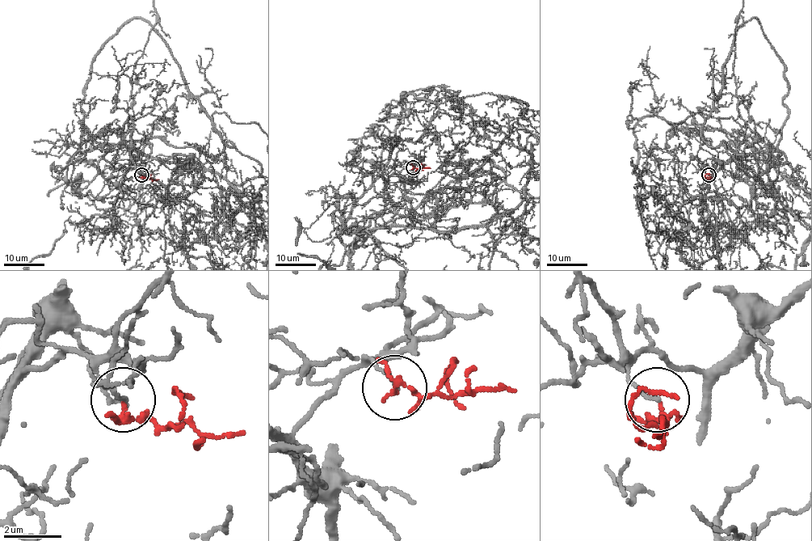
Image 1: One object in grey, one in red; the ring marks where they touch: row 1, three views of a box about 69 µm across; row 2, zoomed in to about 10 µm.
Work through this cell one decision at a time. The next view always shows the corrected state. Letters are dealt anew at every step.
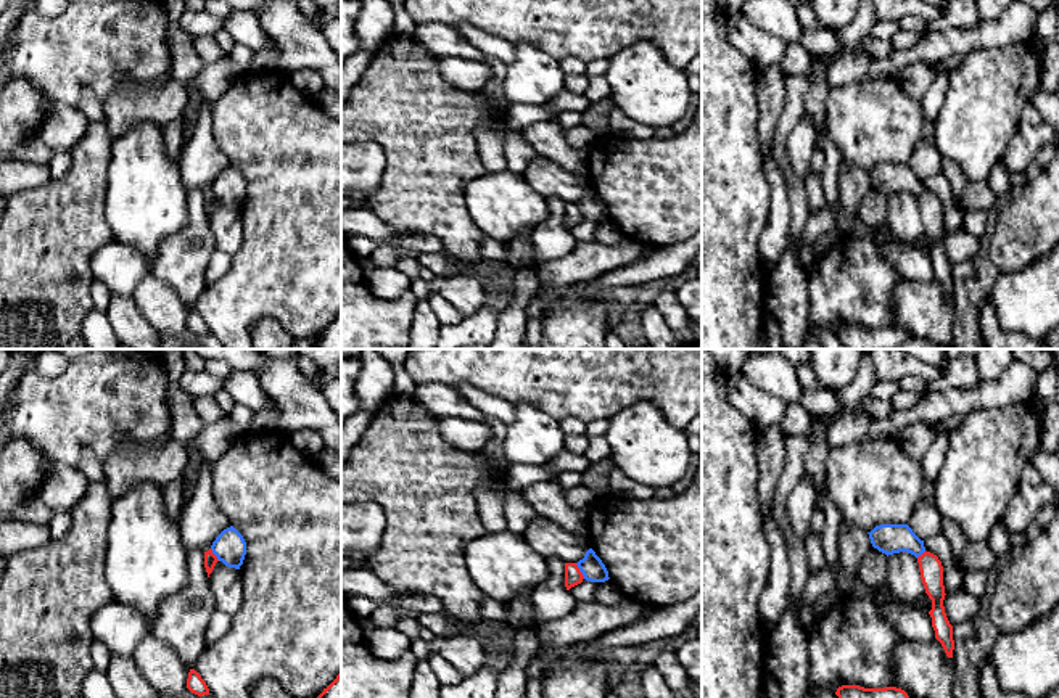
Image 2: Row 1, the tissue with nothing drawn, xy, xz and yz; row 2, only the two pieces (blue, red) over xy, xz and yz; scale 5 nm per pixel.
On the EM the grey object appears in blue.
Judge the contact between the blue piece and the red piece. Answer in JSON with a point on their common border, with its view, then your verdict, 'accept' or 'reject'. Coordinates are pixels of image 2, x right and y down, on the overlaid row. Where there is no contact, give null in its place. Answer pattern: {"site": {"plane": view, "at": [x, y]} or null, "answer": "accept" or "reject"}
{"site": {"plane": "xz", "at": [580, 570]}, "answer": "reject"}

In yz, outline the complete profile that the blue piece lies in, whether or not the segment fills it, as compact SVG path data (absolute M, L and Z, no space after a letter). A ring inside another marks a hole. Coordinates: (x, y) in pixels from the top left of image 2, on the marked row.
M880 524L867 534L872 547L887 556L908 552L917 558L925 552L924 540L908 524Z

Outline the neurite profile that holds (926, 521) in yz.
M921 502L916 505L908 526L921 540L924 540L935 534L942 534L943 516L938 513L933 503Z

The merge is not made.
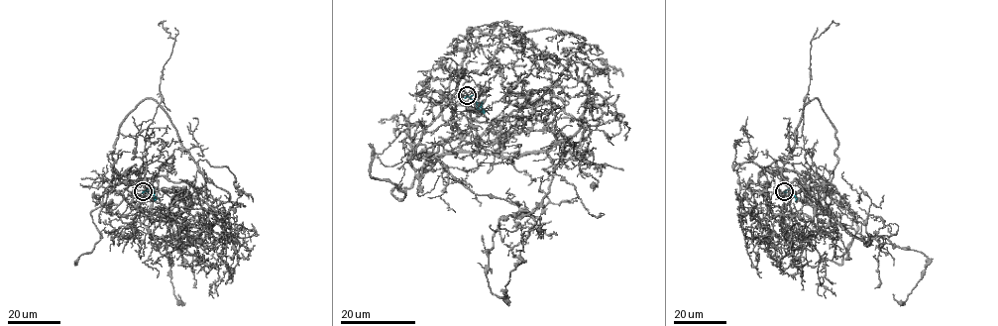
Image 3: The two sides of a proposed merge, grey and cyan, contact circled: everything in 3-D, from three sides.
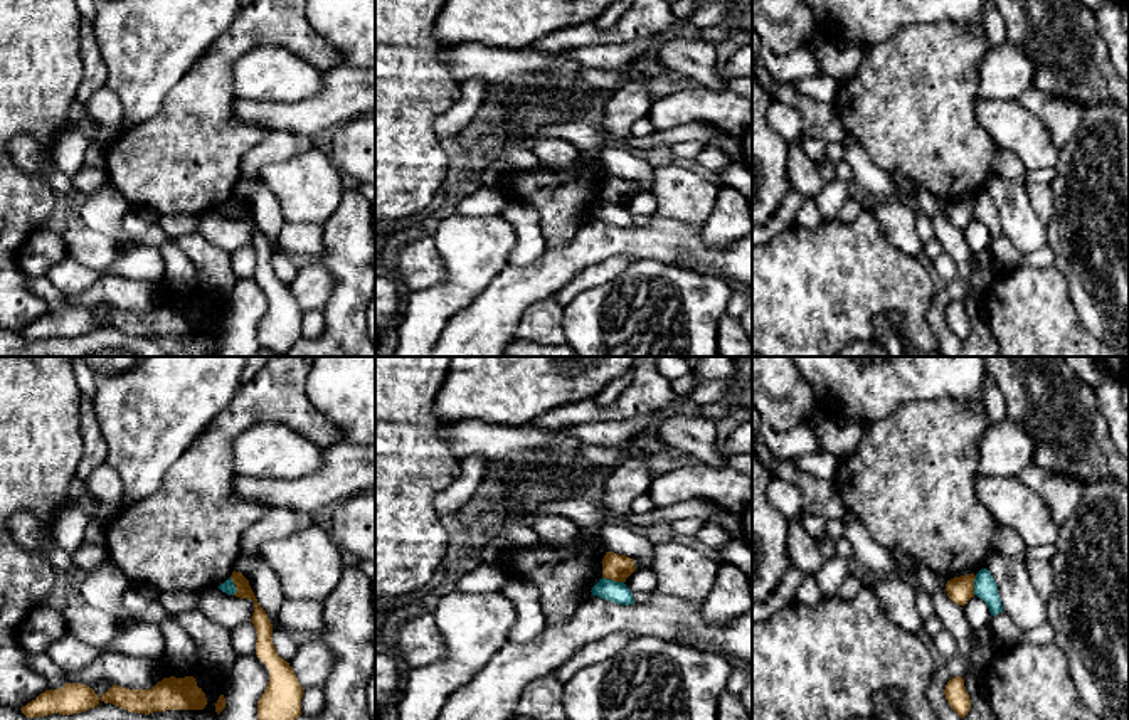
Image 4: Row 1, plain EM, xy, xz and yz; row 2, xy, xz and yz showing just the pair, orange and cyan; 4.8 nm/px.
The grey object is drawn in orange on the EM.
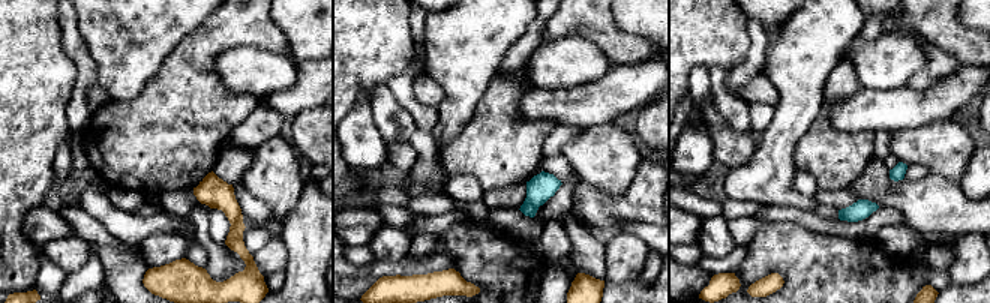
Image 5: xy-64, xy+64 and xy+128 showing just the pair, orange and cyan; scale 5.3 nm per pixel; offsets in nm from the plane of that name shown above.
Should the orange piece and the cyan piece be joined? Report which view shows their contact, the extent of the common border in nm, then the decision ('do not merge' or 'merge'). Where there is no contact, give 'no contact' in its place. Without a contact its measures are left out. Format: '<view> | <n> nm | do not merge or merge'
xz | 110 nm | do not merge

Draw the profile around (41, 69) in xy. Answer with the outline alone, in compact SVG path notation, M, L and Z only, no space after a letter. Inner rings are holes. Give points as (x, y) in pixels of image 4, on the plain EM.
M0 0L0 328L10 331L22 331L47 313L47 301L27 288L17 252L50 217L56 192L13 163L8 143L30 136L40 145L42 165L54 163L52 140L72 123L71 106L82 82L81 20L76 0Z

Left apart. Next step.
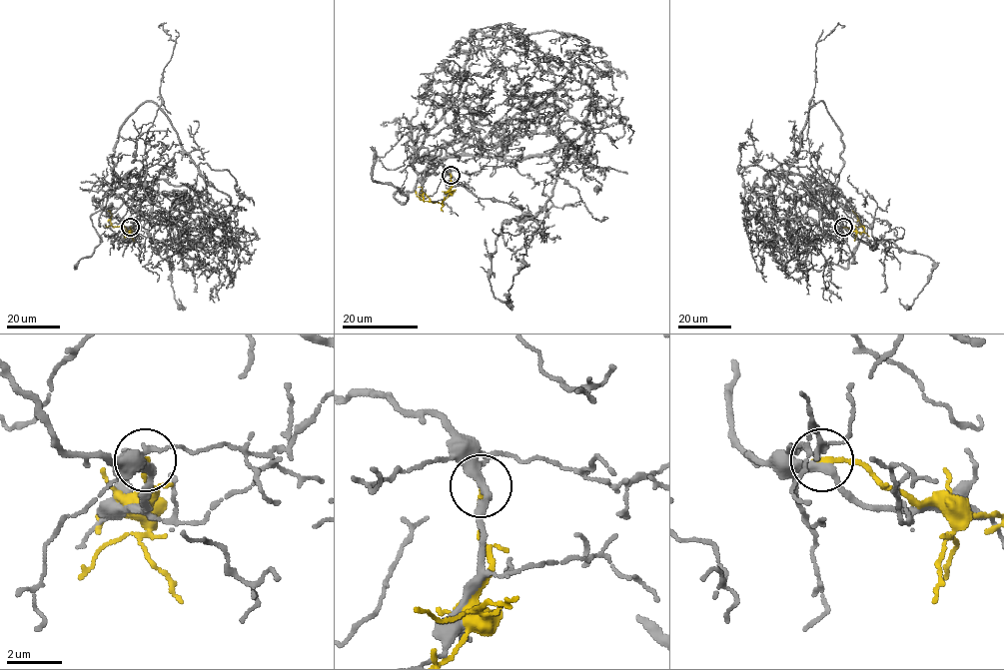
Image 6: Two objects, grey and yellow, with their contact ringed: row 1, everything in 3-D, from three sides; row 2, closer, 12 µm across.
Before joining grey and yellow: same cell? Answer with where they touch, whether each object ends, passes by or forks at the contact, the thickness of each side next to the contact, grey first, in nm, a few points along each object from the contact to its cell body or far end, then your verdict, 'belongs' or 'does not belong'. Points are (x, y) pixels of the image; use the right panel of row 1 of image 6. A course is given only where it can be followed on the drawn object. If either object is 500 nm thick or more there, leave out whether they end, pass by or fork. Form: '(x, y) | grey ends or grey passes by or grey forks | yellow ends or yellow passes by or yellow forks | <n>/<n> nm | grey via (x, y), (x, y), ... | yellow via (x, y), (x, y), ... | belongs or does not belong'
(843, 227) | grey passes by | yellow ends | 320/240 nm | grey via (843, 228), (835, 225), (825, 194), (869, 227), (872, 250), (884, 240), (933, 262), (913, 304), (898, 299) | yellow via (843, 227), (864, 231), (852, 211) | does not belong

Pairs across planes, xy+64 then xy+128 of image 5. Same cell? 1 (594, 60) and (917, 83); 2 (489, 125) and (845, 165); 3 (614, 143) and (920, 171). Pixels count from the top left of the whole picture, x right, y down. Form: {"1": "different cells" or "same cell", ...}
{"1": "different cells", "2": "same cell", "3": "different cells"}

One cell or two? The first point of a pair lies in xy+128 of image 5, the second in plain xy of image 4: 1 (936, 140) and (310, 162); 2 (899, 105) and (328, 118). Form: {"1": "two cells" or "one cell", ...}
{"1": "one cell", "2": "one cell"}

